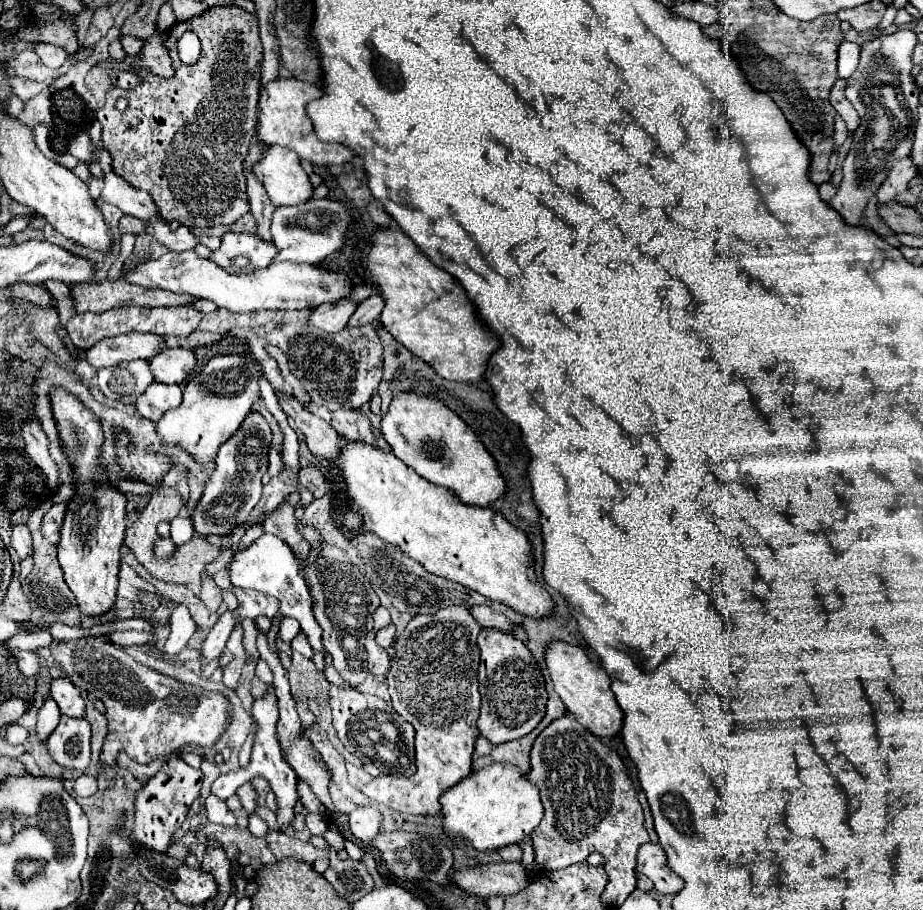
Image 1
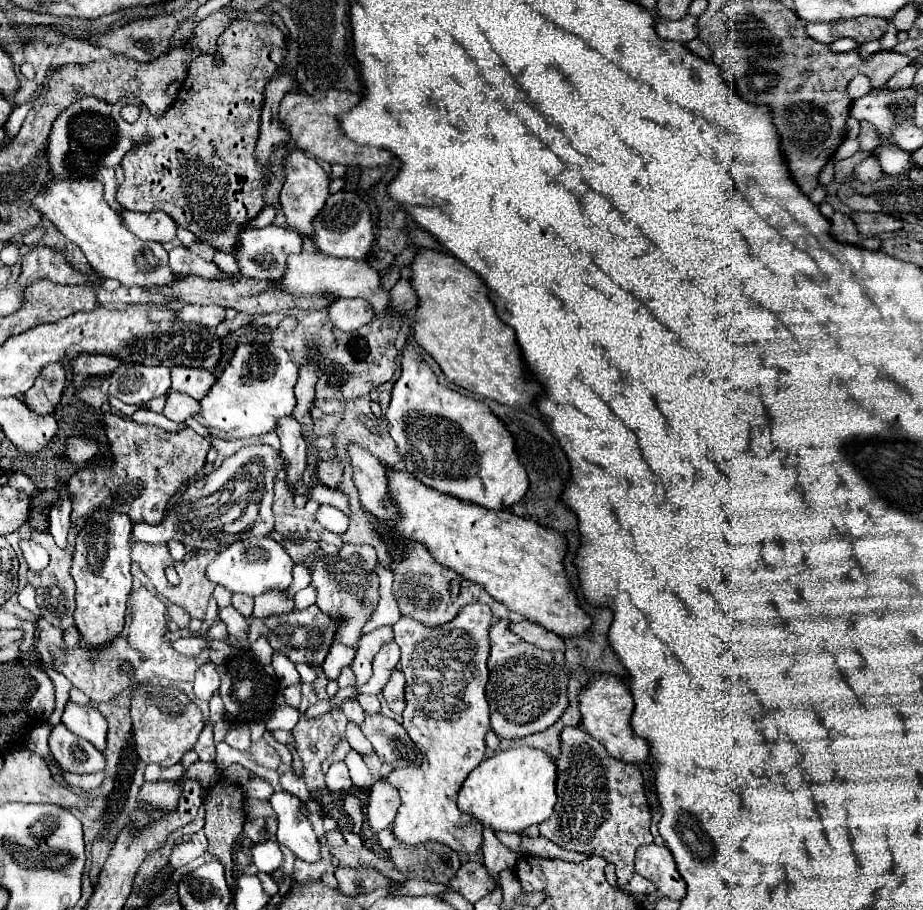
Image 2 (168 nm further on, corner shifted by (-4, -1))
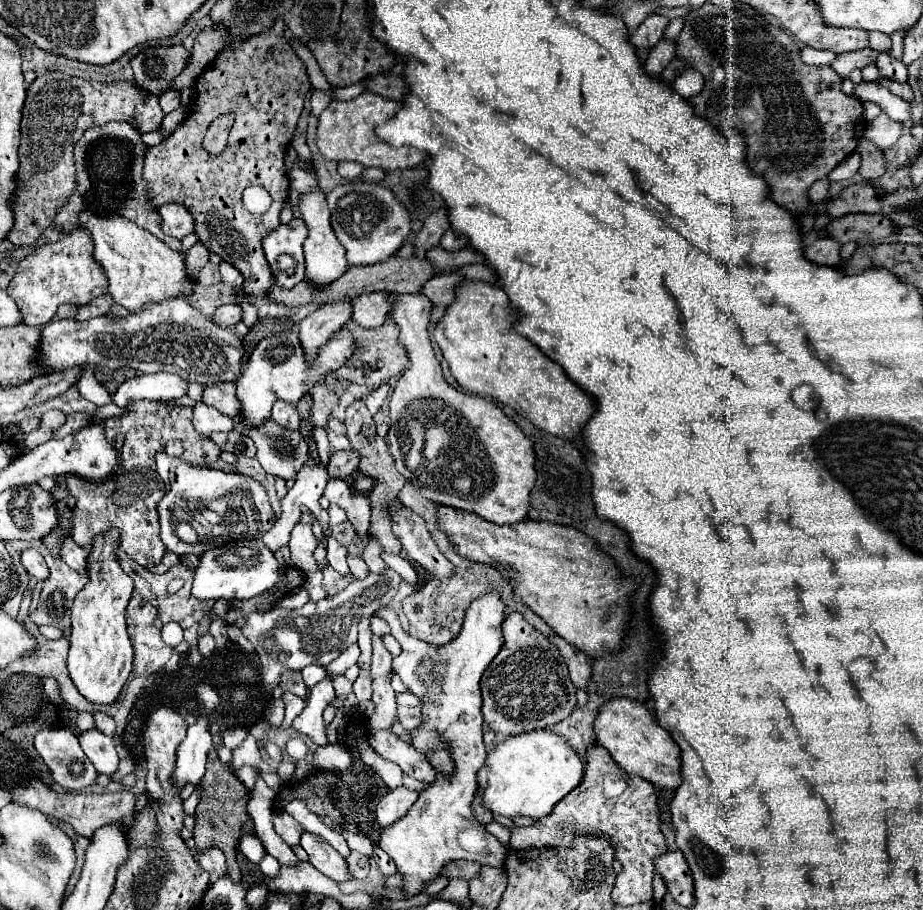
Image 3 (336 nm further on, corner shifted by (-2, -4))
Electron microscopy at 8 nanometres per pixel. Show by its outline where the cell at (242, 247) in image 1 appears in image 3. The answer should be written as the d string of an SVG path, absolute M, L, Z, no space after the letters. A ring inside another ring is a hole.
M293 219L289 225L279 225L263 237L265 257L279 287L291 289L297 281L305 279L305 237L307 229L301 219Z

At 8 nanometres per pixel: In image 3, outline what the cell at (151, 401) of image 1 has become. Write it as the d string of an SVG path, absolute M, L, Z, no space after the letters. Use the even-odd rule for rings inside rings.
M197 401L193 407L193 427L201 433L213 433L213 431L231 431L233 419L219 413L217 409L209 409L209 405Z

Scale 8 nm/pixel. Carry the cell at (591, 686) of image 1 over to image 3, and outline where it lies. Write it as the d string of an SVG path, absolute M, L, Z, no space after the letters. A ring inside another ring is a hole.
M611 697L605 705L597 709L597 719L593 723L597 745L605 747L621 769L631 775L639 775L651 781L657 787L677 789L681 785L681 753L677 743L669 737L669 733L657 725L653 713L645 707L645 703L629 699L629 697Z

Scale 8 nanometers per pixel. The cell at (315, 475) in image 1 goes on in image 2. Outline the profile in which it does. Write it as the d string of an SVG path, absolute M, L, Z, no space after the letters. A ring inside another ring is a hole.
M329 458L329 460L321 460L317 466L317 476L321 480L321 484L325 486L337 486L343 478L343 466L339 462L339 458Z

